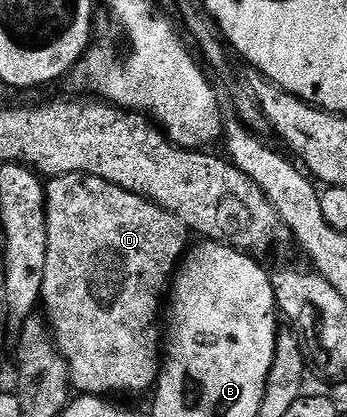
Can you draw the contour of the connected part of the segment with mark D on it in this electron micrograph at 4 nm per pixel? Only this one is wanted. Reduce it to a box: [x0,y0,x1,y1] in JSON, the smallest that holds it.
[40,173,187,395]

